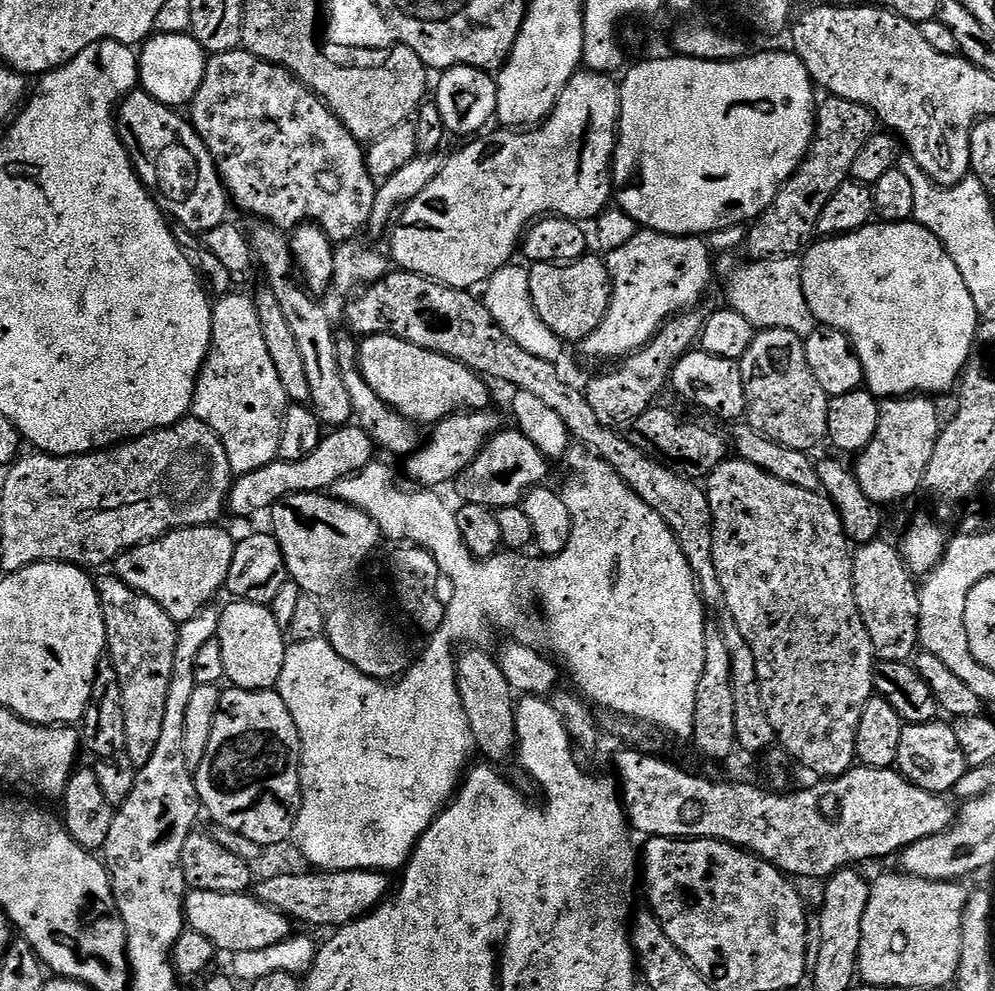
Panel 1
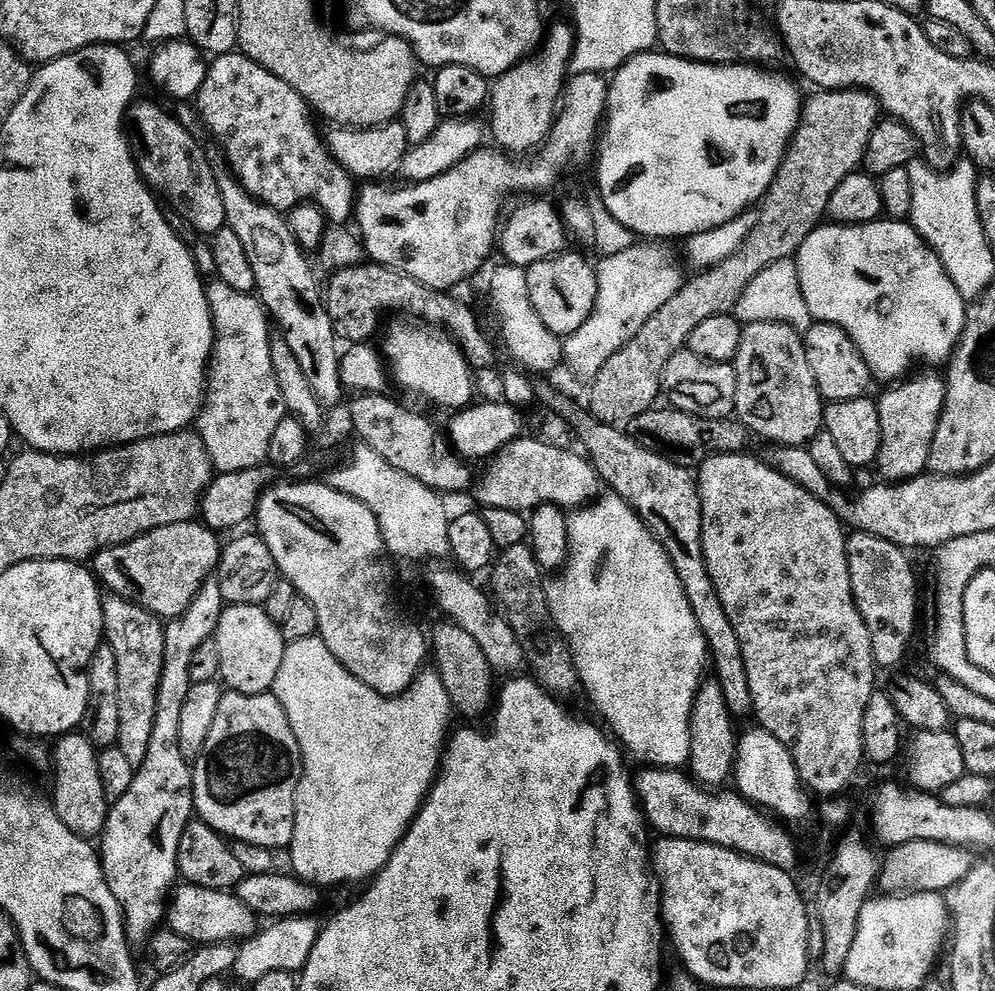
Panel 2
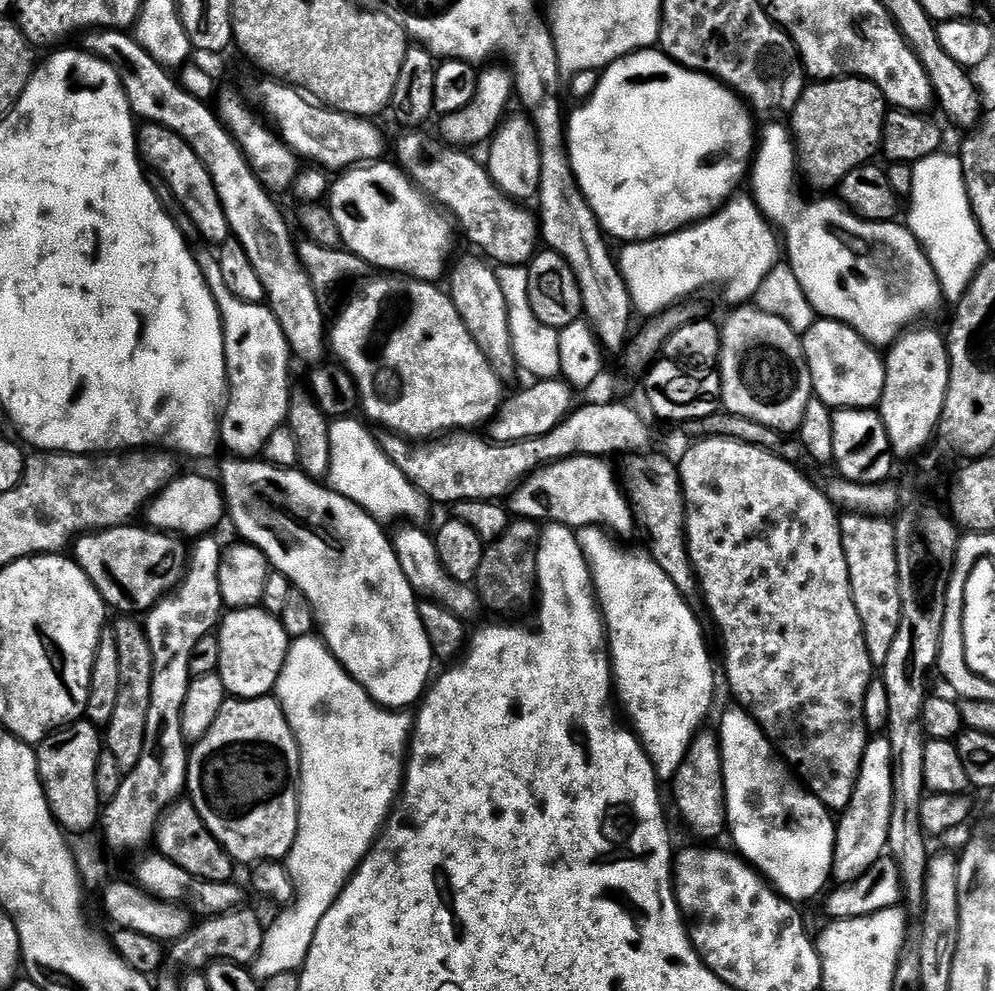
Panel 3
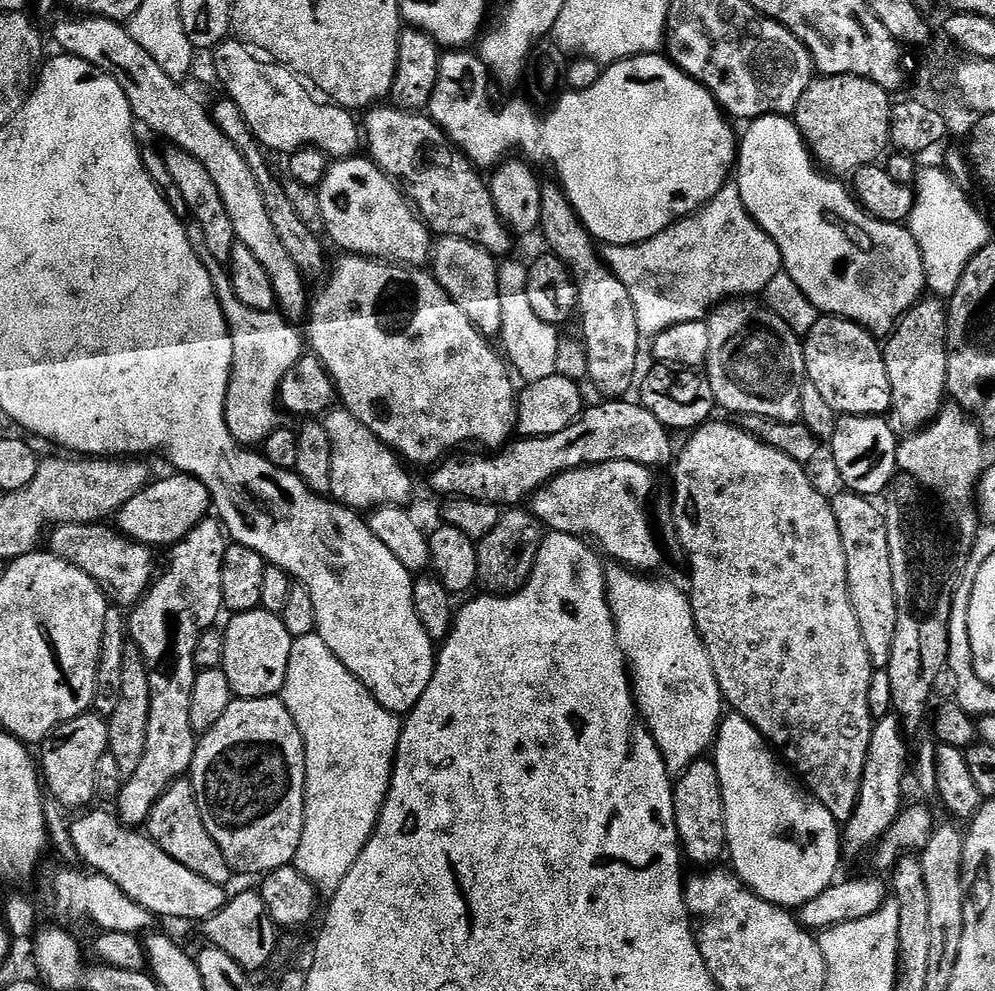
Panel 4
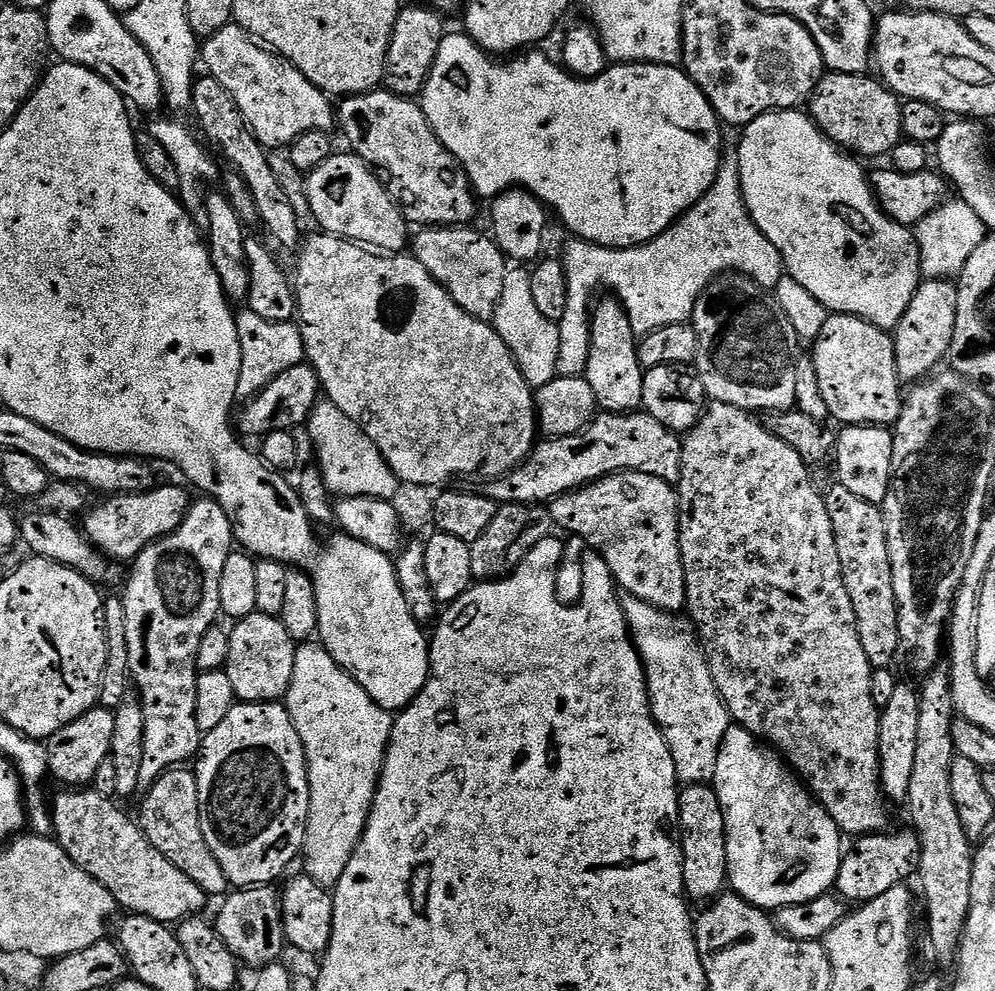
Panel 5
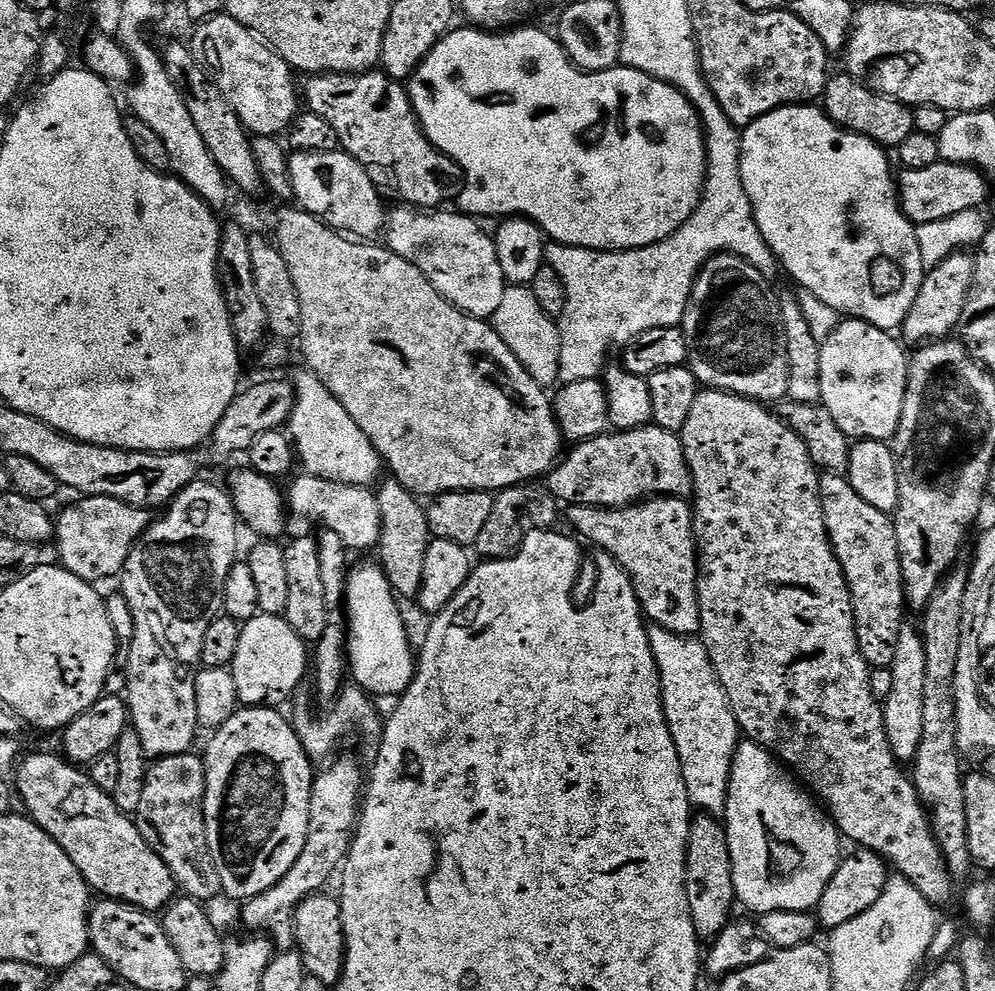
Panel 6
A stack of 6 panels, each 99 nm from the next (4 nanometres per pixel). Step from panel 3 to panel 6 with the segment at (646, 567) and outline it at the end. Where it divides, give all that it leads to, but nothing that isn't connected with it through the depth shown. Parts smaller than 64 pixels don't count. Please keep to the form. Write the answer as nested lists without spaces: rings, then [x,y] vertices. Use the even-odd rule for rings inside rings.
[[[648,628],[652,652],[660,671],[663,710],[672,741],[680,755],[683,781],[695,809],[723,813],[728,798],[732,758],[740,743],[740,731],[728,695],[712,669],[708,651],[699,639],[679,636],[665,628]]]

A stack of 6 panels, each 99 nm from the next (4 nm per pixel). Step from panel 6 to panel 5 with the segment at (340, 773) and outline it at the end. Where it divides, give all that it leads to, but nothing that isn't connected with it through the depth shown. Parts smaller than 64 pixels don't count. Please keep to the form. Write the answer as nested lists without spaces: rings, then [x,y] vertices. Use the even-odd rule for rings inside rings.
[[[275,887],[242,888],[225,895],[222,903],[214,927],[236,959],[245,965],[248,963],[252,970],[259,970],[283,957],[280,955],[286,949],[284,923],[280,913],[280,892]]]

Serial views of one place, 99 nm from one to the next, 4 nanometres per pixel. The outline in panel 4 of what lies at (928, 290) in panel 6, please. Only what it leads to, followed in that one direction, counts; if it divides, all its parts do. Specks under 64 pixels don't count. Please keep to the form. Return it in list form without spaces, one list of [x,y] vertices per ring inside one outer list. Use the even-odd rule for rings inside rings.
[[[921,298],[917,300],[913,304],[912,309],[904,313],[894,331],[887,337],[886,343],[883,345],[883,350],[884,361],[886,362],[886,374],[890,374],[890,394],[892,395],[891,415],[896,415],[908,427],[908,430],[919,429],[921,426],[935,419],[937,412],[940,411],[944,402],[942,400],[944,396],[946,398],[946,393],[948,392],[948,314],[945,301],[940,298]]]

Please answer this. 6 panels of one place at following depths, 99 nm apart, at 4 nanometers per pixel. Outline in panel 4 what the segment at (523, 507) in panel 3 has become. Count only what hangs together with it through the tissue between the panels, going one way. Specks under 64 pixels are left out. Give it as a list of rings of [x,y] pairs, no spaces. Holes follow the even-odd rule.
[[[611,460],[601,464],[590,464],[587,468],[562,472],[549,484],[532,493],[530,511],[533,516],[539,518],[545,529],[581,538],[593,536],[600,543],[599,551],[605,557],[608,555],[612,562],[640,574],[652,574],[660,564],[660,548],[656,545],[656,536],[652,533],[651,526],[648,525],[648,499],[652,496],[652,472],[653,469],[649,465],[629,460]]]

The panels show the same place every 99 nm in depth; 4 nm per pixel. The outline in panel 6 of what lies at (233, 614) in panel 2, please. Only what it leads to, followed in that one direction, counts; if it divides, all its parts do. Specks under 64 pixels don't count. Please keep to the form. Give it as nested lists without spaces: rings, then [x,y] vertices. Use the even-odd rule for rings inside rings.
[[[257,614],[252,620],[243,621],[238,638],[238,650],[231,662],[234,682],[238,685],[238,698],[241,705],[253,708],[265,706],[284,706],[296,692],[296,687],[304,680],[304,671],[310,668],[310,652],[302,639],[287,623],[284,616],[265,616]]]

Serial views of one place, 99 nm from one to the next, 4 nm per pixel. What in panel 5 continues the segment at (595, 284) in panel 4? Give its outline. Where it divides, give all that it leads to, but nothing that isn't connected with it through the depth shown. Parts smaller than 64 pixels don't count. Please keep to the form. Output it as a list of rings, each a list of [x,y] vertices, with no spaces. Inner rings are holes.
[[[619,299],[604,300],[600,305],[595,305],[589,323],[589,348],[587,370],[585,379],[590,382],[591,388],[597,397],[597,405],[607,412],[629,413],[637,411],[644,401],[644,373],[645,369],[639,362],[638,337],[629,320],[628,312]]]

